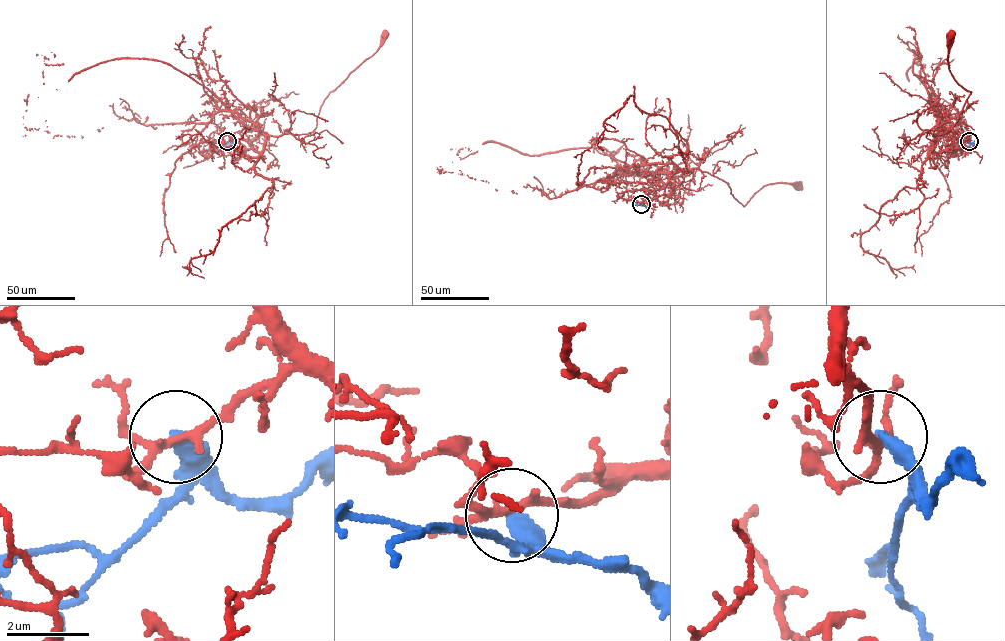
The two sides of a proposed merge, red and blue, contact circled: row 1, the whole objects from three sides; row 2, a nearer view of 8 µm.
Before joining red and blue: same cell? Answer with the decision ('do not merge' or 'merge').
do not merge

